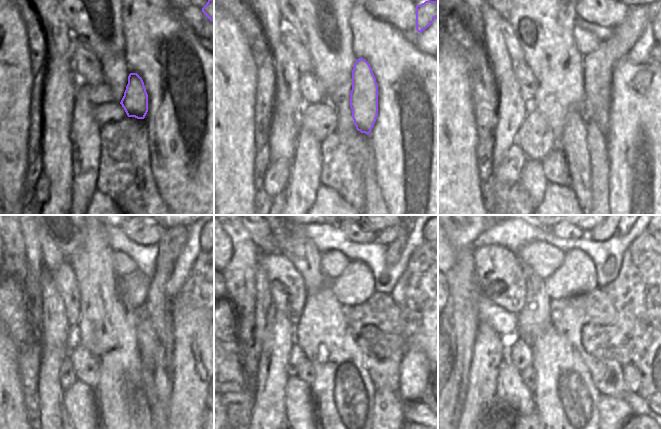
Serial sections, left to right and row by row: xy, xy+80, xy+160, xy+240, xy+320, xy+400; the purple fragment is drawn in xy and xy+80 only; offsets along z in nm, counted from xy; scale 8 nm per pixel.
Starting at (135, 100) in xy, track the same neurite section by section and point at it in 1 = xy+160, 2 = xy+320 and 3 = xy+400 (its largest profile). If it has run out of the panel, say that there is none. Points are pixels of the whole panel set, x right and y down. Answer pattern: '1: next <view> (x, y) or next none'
1: next xy+160 (597, 66)
2: next xy+320 (386, 237)
3: next xy+400 (598, 235)

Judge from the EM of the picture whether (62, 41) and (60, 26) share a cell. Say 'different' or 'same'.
same

